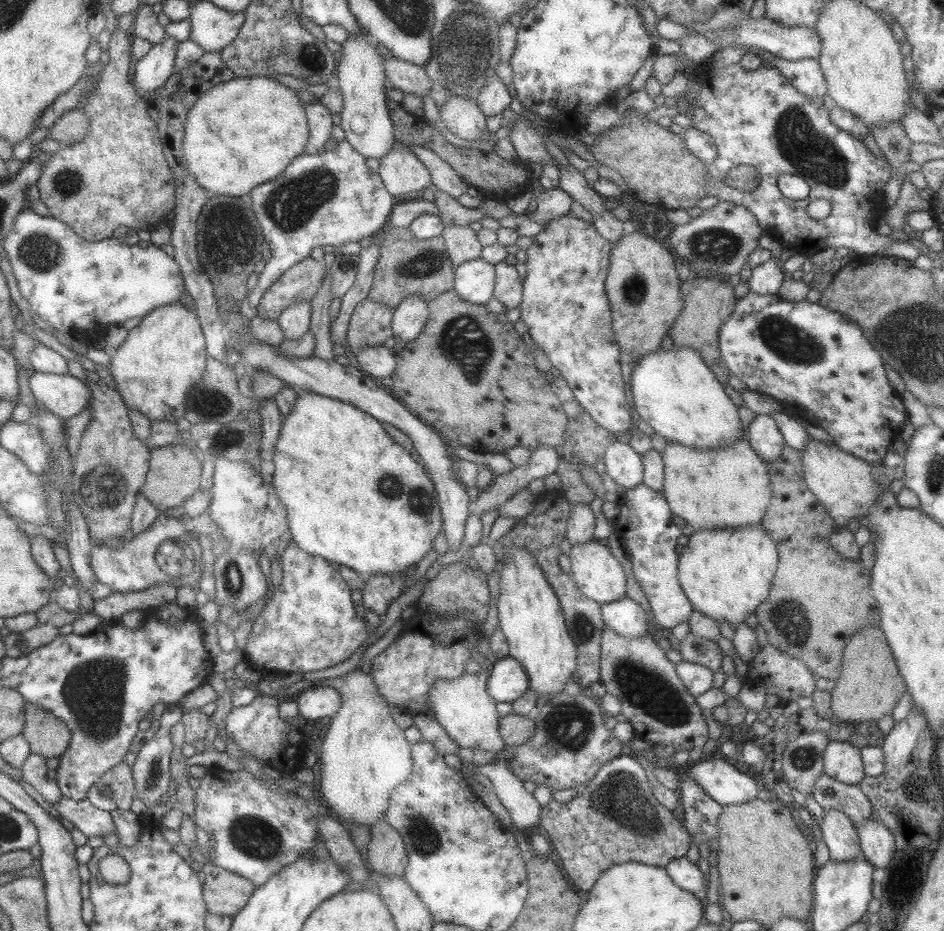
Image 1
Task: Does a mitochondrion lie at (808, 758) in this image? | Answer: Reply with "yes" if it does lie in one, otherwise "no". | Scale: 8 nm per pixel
yes

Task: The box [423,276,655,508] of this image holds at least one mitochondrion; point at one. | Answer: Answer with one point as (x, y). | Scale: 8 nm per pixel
(465, 342)

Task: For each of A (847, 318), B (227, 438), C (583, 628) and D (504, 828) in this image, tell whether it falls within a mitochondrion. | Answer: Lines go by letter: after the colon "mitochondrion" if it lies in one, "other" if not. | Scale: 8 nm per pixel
A: other
B: mitochondrion
C: mitochondrion
D: other

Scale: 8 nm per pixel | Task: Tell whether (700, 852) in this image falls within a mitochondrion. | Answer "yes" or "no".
no

